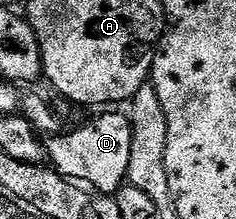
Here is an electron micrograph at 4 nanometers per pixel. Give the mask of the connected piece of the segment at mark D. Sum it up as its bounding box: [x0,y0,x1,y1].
[45,112,132,195]

